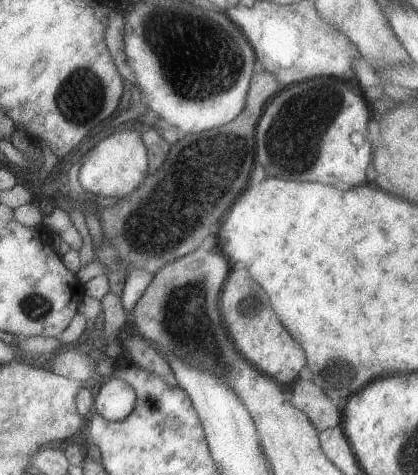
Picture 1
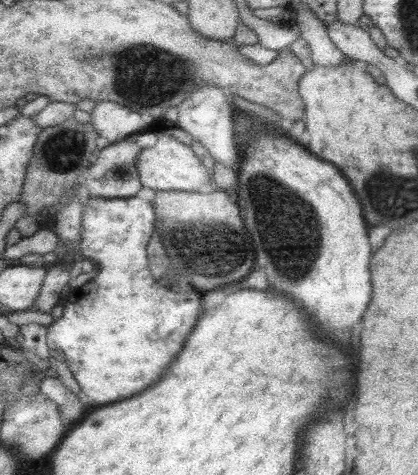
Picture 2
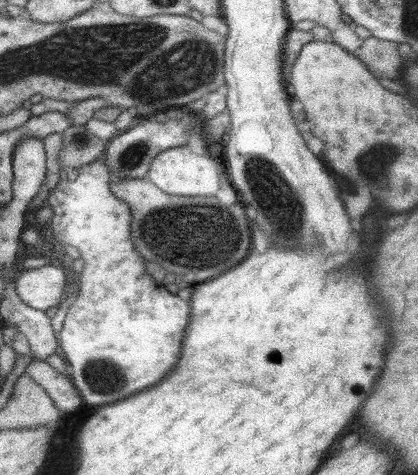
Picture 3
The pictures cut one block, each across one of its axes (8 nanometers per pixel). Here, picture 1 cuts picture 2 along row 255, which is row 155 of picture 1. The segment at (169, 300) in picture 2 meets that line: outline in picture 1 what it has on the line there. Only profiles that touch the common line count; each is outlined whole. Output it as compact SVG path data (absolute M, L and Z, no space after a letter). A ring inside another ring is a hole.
M123 130L103 136L91 150L81 156L79 162L79 184L85 192L105 198L125 198L129 196L149 174L149 158L139 130Z

